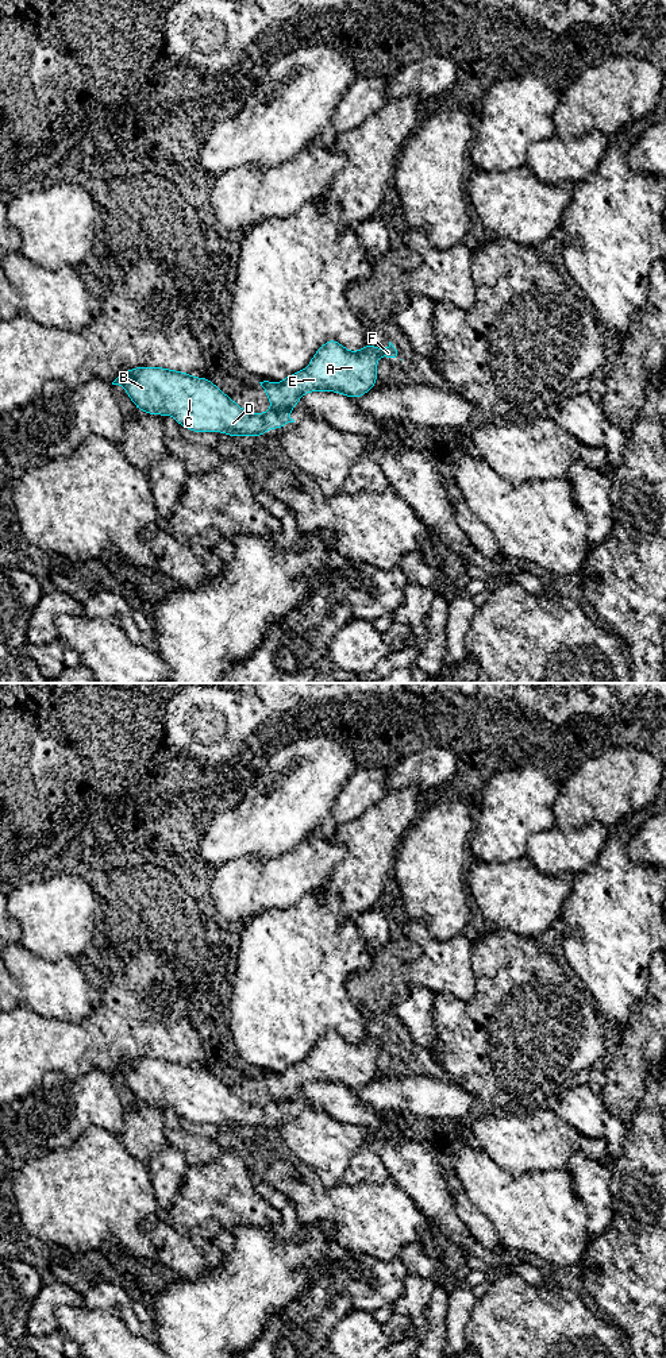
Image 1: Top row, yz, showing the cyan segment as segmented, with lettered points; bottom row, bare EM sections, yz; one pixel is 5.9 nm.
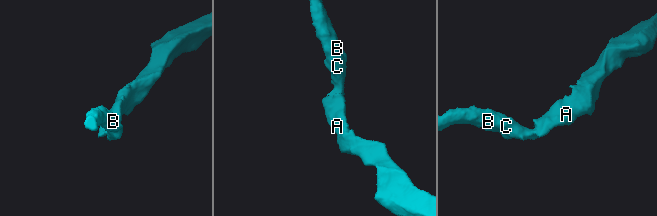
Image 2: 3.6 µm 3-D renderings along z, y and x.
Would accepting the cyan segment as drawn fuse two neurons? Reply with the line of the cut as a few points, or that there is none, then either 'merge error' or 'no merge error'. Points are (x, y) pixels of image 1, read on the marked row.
cut yz (272, 409), (288, 411); merge error

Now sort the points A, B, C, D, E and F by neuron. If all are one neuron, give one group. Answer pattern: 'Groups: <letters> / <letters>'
Groups: A E F / B C D

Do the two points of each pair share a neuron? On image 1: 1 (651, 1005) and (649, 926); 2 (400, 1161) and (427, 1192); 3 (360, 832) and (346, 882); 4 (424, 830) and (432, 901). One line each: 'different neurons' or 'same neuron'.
1: different neurons
2: same neuron
3: same neuron
4: same neuron

